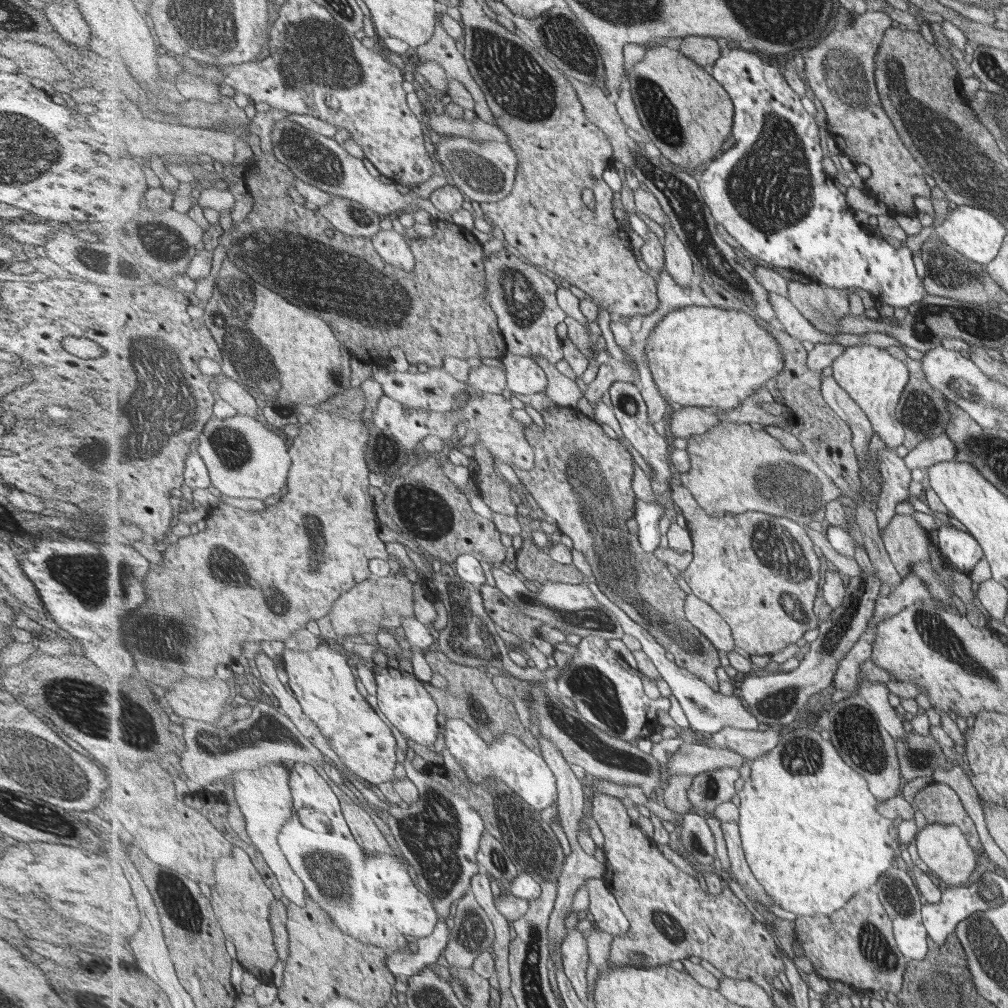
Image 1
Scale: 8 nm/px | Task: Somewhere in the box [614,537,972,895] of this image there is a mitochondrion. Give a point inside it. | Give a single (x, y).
(858, 732)

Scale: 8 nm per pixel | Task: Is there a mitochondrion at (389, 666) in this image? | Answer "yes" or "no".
no

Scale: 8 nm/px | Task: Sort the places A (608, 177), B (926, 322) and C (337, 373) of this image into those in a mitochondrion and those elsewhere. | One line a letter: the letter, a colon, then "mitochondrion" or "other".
A: other
B: mitochondrion
C: mitochondrion

